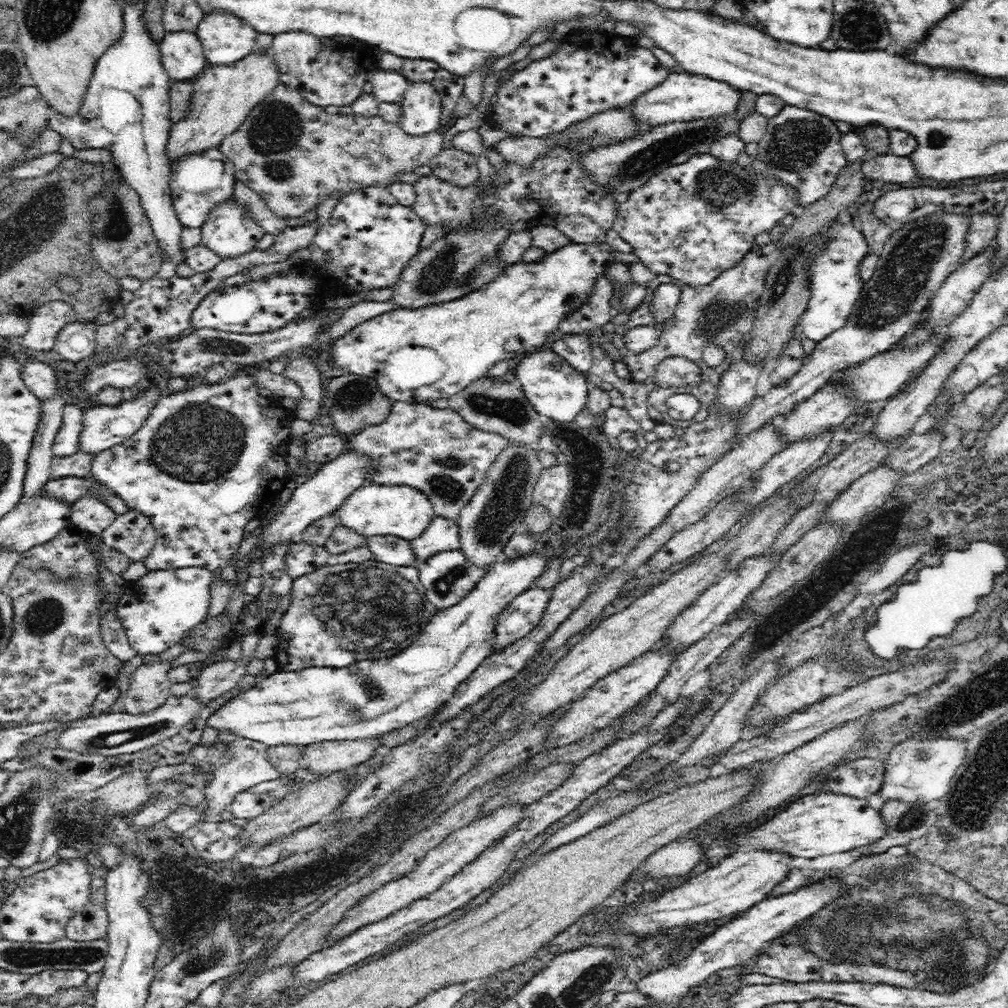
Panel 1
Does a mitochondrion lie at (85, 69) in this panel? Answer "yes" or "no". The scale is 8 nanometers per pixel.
no

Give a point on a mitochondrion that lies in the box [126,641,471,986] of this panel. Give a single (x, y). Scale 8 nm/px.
(369, 696)

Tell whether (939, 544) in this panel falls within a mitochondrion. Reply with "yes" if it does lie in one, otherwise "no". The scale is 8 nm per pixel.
no

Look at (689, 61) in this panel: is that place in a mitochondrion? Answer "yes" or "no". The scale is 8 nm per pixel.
no

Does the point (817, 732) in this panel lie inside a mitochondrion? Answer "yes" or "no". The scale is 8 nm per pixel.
no

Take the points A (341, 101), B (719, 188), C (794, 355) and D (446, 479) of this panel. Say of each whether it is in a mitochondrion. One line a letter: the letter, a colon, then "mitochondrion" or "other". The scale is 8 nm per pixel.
A: other
B: mitochondrion
C: other
D: mitochondrion

